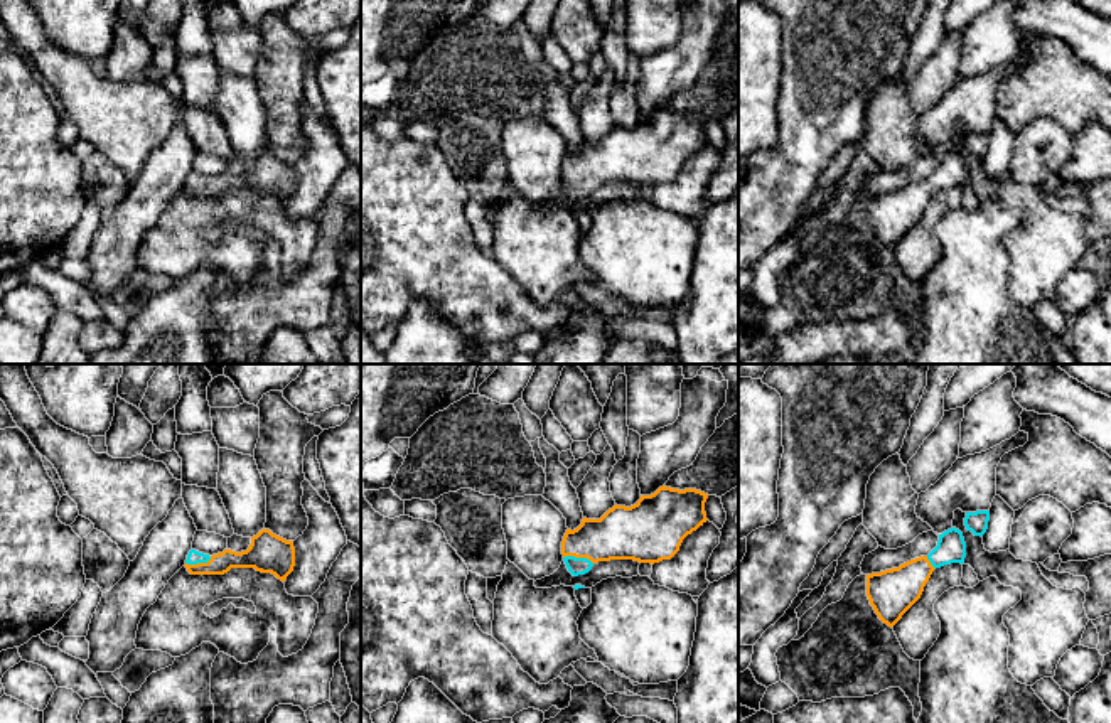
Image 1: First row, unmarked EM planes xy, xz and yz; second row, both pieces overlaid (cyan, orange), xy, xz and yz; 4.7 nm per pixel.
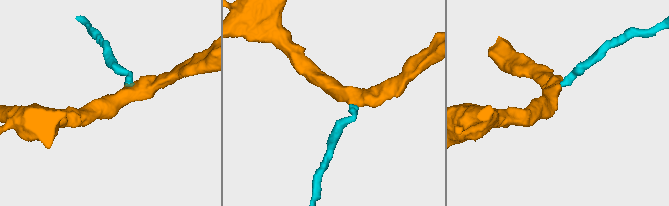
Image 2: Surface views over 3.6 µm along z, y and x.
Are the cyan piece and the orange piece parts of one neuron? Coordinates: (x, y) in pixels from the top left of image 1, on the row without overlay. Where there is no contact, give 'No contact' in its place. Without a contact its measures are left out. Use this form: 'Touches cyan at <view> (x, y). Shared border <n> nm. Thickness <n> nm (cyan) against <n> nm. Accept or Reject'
Touches cyan at xz (579, 181). Shared border 150 nm. Thickness 80 nm (cyan) against 260 nm. Accept

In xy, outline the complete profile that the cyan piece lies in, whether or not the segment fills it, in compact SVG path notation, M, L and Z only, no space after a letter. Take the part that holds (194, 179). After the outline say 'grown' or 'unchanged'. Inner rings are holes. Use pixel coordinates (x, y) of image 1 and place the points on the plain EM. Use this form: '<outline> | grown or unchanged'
M261 152L251 160L246 174L224 172L209 179L191 172L184 189L191 197L224 197L231 190L255 190L285 204L295 189L295 170L293 163L273 157L270 152Z | grown

